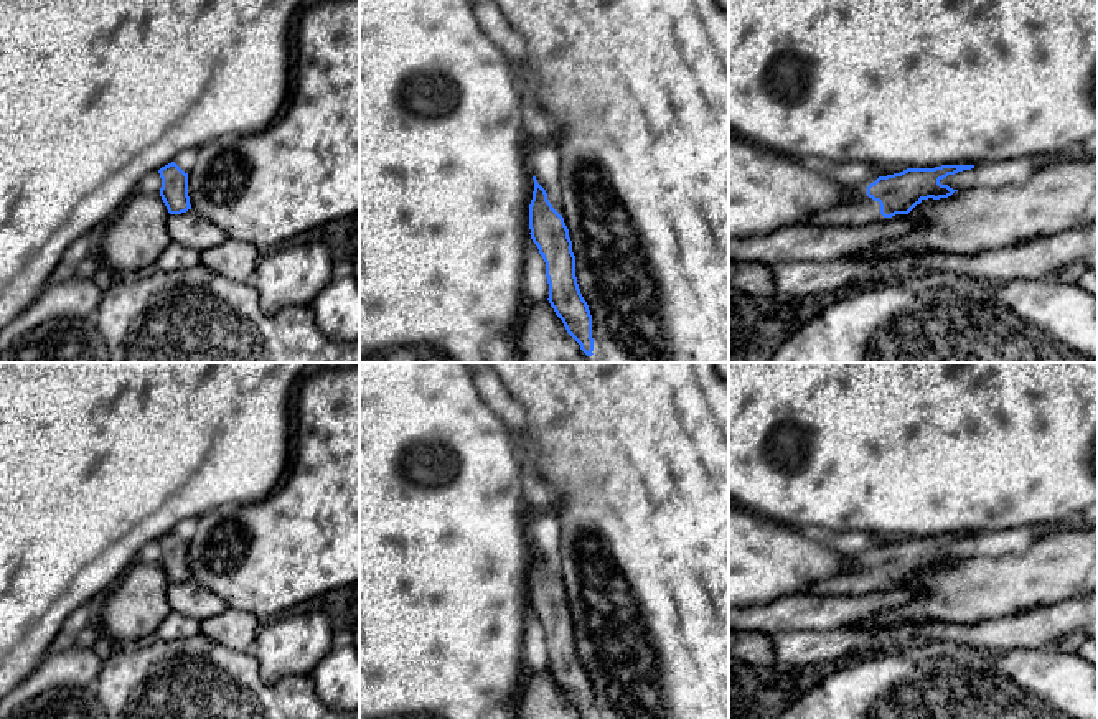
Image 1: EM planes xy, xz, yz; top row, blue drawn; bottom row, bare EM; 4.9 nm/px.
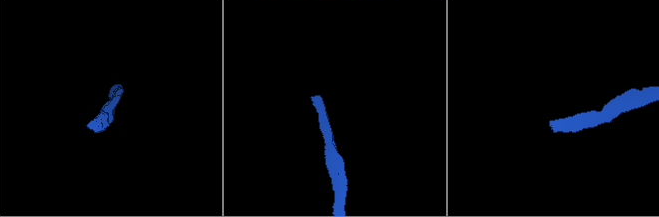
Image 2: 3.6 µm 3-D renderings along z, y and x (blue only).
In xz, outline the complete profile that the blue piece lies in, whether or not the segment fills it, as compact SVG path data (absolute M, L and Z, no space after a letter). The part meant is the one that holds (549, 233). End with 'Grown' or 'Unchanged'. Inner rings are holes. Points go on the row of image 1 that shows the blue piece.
M536 176L533 180L529 234L546 262L547 300L562 320L567 333L580 345L587 356L592 356L592 315L577 284L575 256L569 229L564 218L549 203L546 190L537 183Z. Unchanged

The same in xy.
M175 162L158 170L162 178L160 196L170 214L181 214L191 209L188 196L188 173Z. Unchanged

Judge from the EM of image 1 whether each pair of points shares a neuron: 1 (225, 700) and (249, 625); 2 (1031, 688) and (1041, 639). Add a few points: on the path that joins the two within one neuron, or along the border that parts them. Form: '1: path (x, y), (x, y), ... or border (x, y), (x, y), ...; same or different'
1: border (205, 635), (231, 648), (253, 652); different
2: border (1054, 648), (1008, 648), (1001, 652); different

